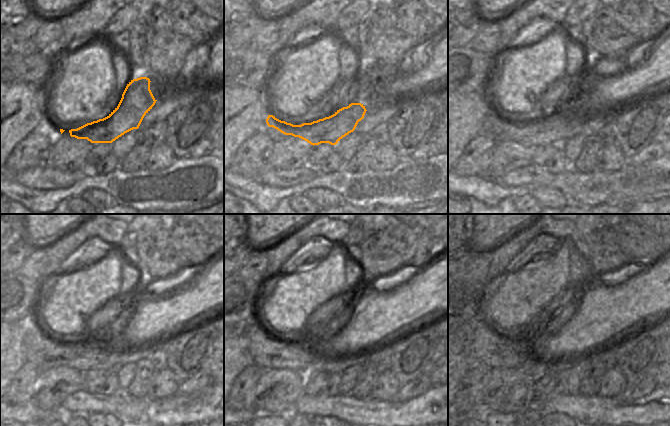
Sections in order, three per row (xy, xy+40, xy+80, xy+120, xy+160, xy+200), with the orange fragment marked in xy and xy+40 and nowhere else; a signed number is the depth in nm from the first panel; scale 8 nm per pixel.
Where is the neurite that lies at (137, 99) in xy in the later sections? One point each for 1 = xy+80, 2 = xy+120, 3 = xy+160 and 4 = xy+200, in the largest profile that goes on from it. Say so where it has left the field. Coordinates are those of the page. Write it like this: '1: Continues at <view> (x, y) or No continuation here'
1: Continues at xy+80 (554, 130)
2: Continues at xy+120 (45, 353)
3: Continues at xy+160 (265, 350)
4: Continues at xy+200 (483, 347)

